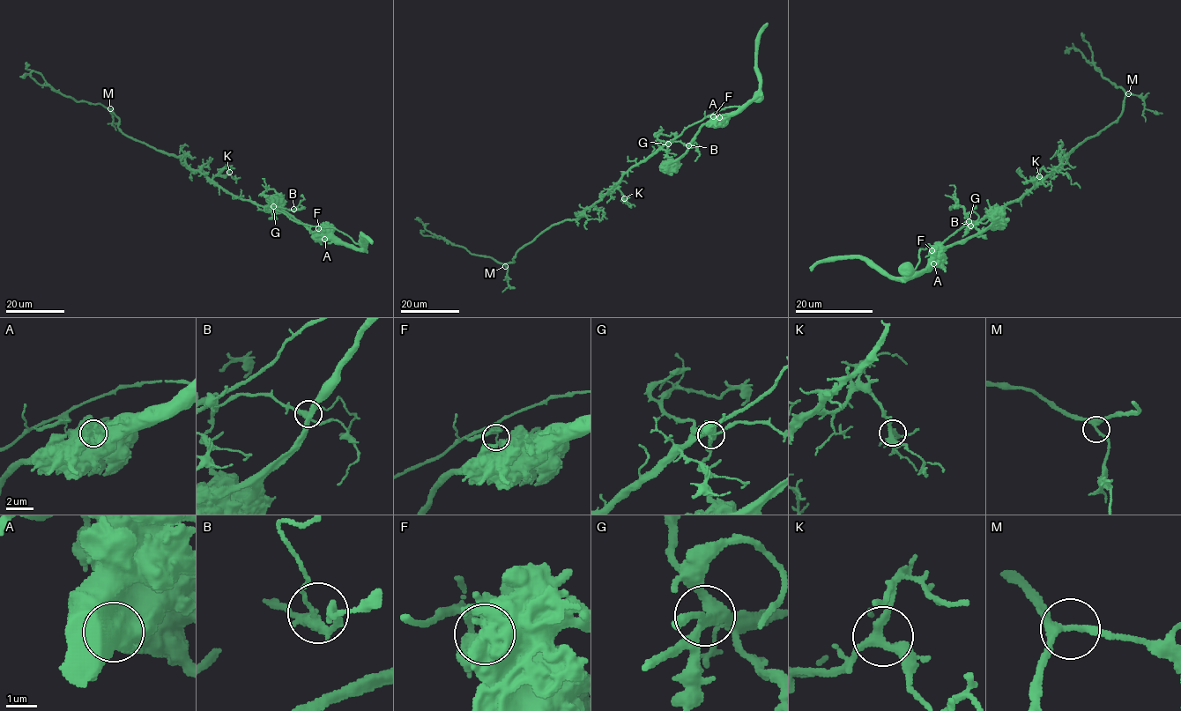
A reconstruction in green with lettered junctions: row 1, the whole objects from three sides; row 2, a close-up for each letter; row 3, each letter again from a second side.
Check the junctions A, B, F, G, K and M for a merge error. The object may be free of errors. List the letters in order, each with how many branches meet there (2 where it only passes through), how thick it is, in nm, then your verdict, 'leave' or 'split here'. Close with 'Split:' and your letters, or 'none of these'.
A: 3 branches meet; 360 nm thick; leave
B: 3 branches meet; 240 nm thick; leave
F: 3 branches meet; 280 nm thick; split here
G: 3 branches meet; 220 nm thick; leave
K: 3 branches meet; 300 nm thick; leave
M: 3 branches meet; 200 nm thick; leave
Split: F

